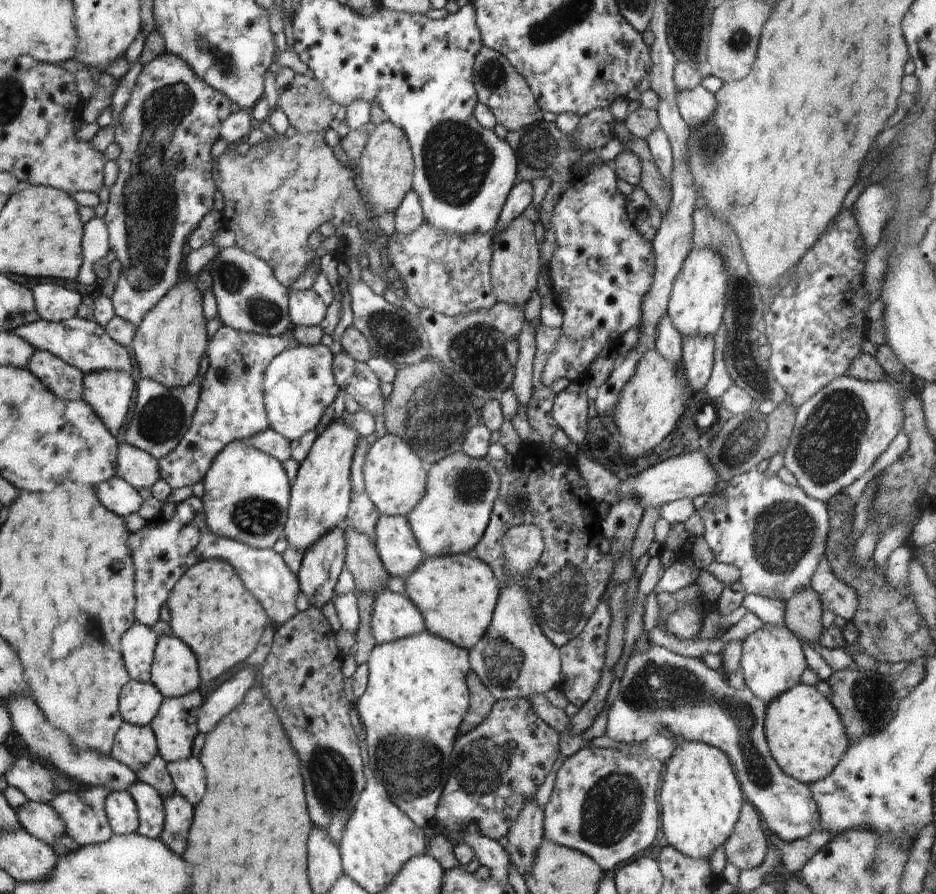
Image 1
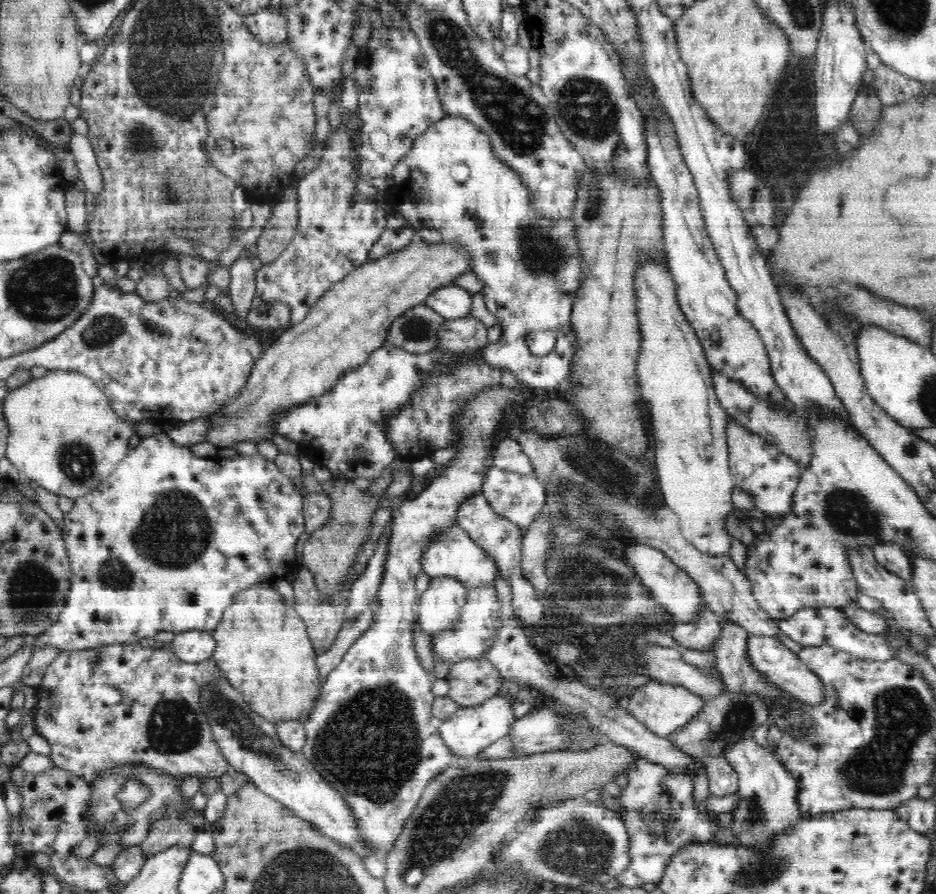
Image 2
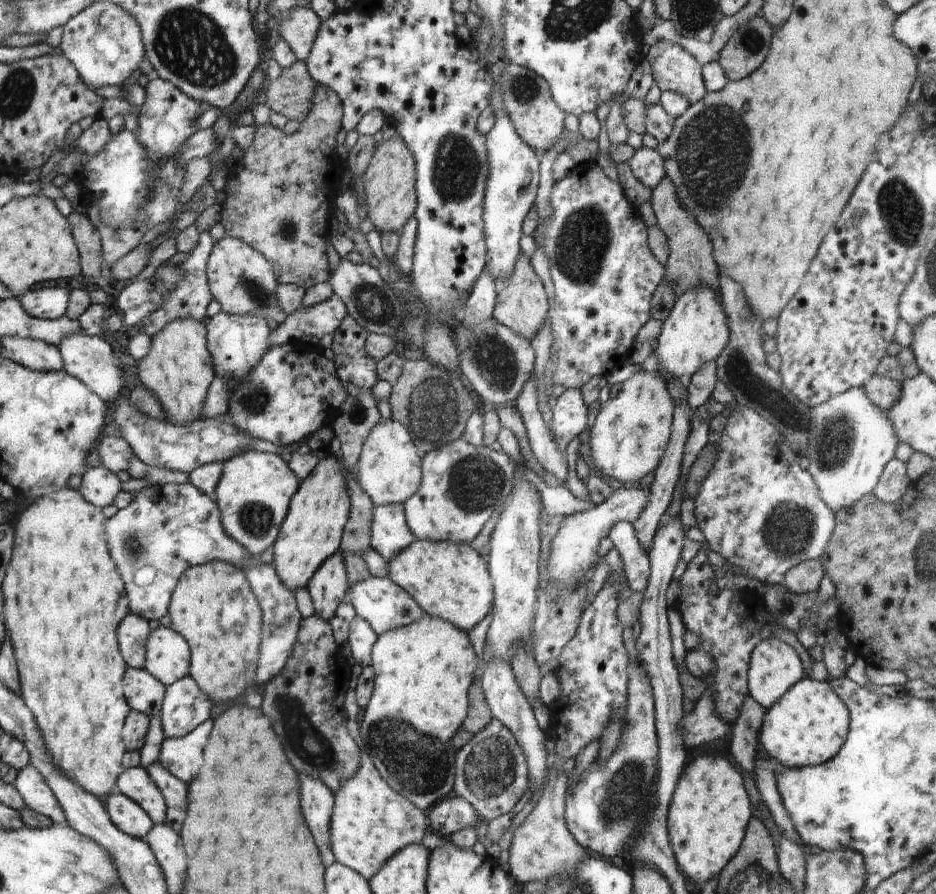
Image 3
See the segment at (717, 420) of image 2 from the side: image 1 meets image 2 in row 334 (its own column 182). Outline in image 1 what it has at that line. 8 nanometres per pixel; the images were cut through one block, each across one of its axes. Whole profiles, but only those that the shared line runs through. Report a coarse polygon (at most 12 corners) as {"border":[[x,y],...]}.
{"border":[[157,639],[151,683],[163,698],[201,685],[192,649]]}

